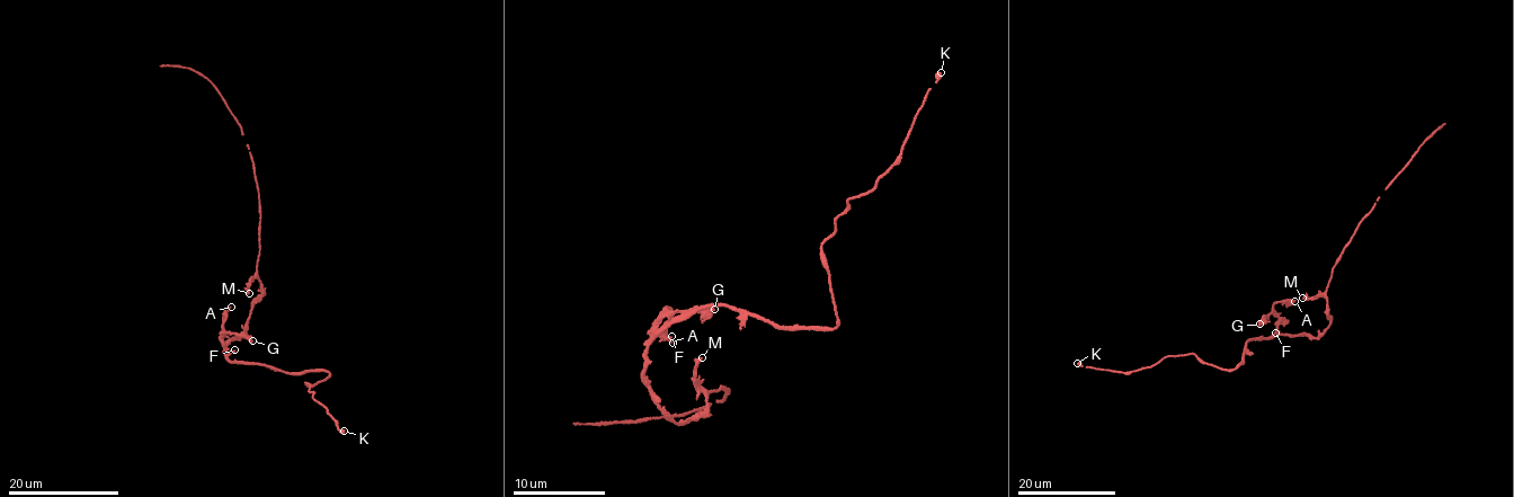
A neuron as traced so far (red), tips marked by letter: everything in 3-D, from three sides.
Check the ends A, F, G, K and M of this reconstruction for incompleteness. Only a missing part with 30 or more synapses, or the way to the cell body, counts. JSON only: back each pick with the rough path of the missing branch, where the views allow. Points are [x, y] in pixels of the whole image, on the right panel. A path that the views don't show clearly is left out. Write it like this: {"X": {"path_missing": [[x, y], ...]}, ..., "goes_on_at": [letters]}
{"goes_on_at": []}

